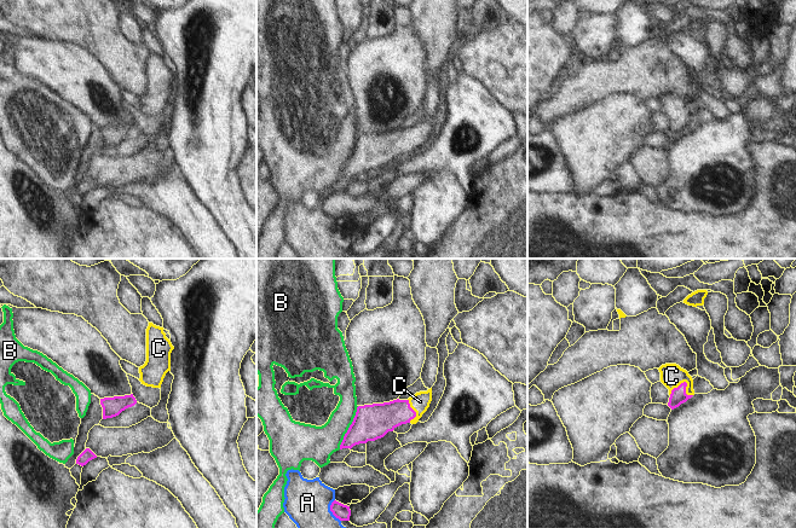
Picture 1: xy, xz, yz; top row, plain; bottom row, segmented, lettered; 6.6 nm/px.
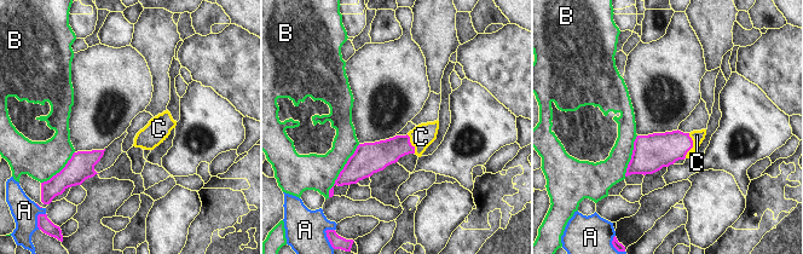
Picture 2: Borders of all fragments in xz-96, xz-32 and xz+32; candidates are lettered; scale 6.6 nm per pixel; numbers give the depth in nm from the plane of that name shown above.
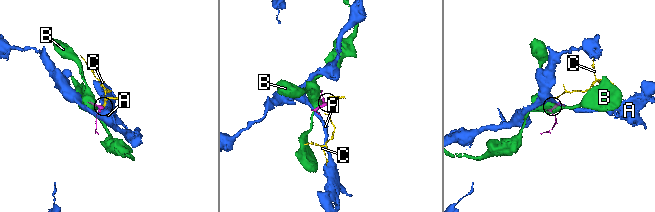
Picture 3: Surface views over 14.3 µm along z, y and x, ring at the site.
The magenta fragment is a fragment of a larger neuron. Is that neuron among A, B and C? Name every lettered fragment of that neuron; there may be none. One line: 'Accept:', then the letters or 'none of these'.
Accept: C.

